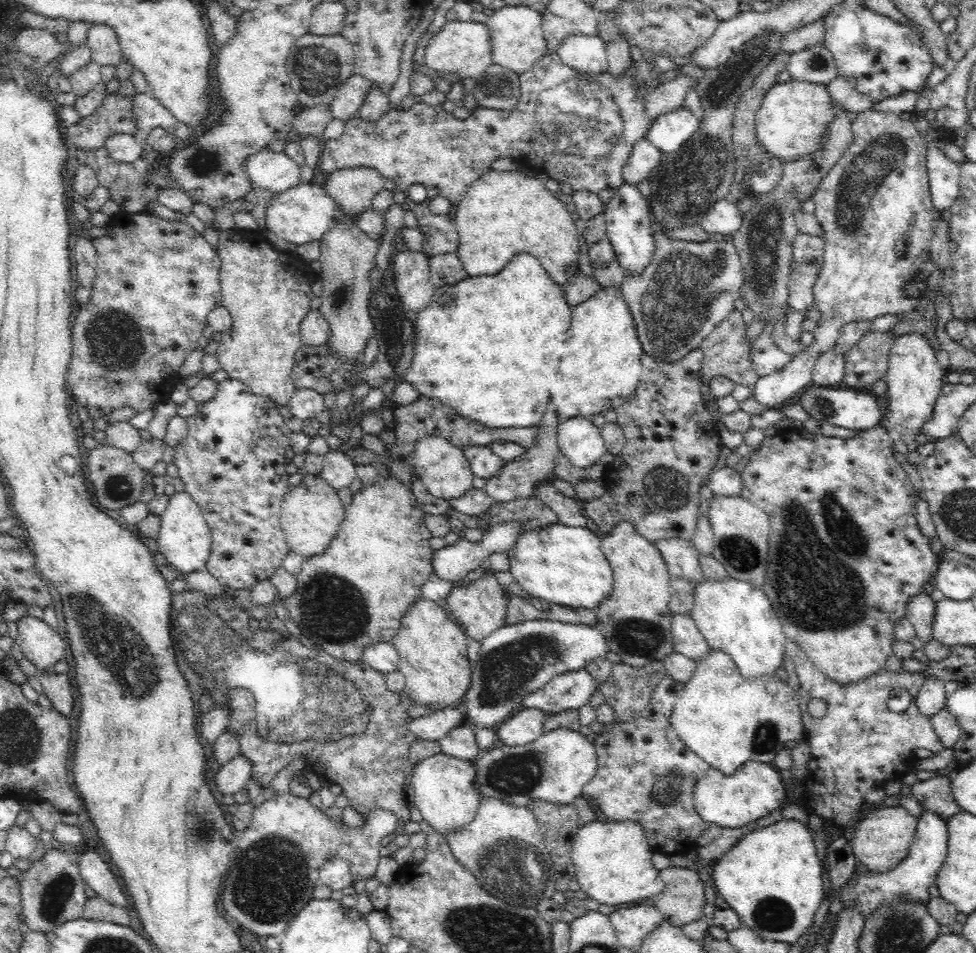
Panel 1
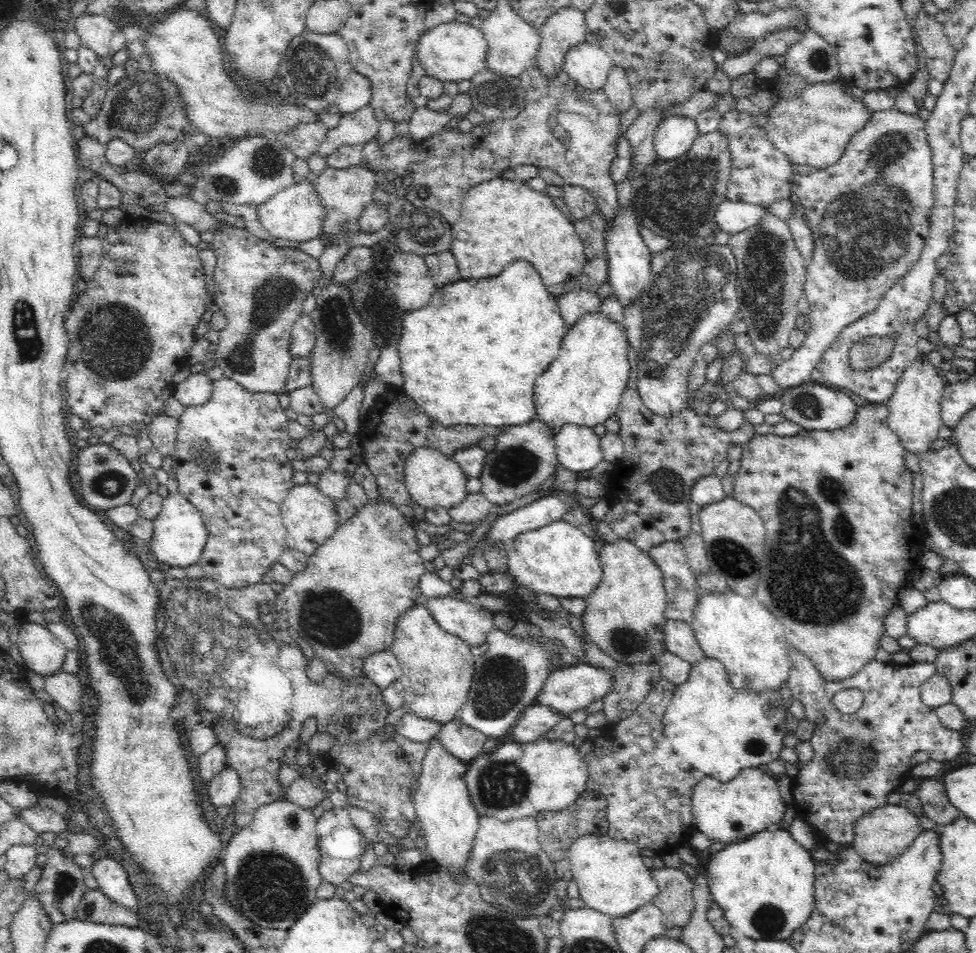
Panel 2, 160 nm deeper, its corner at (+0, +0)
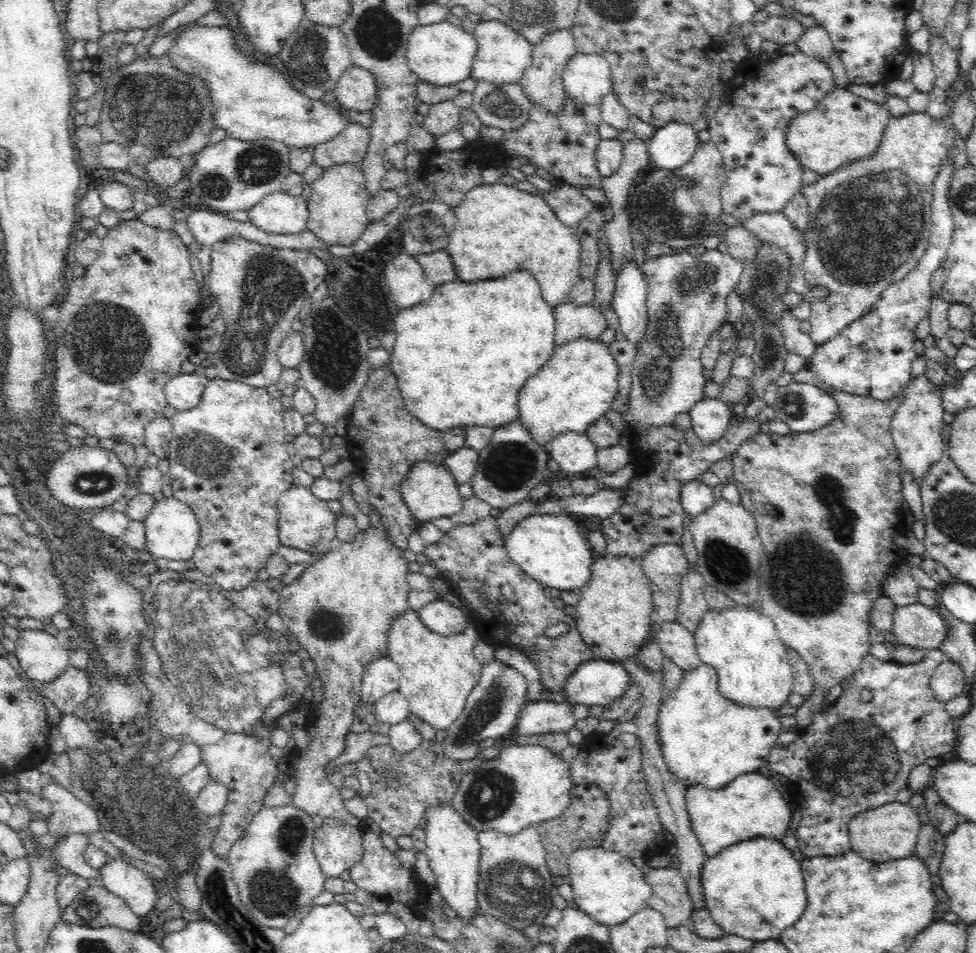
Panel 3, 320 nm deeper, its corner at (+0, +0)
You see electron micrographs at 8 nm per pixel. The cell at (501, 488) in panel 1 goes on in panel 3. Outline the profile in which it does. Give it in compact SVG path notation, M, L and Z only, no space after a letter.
M518 420L496 429L488 446L479 452L474 476L469 480L474 496L486 502L495 512L523 502L530 490L542 482L550 467L546 463L548 449L535 444L530 432Z

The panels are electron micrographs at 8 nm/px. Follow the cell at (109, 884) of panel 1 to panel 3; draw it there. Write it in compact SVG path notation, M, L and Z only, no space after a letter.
M121 858L110 860L99 872L104 887L122 898L138 917L154 909L159 897L154 879L148 873Z

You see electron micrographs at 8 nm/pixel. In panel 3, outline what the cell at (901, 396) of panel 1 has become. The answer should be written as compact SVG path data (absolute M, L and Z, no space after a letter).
M924 376L914 377L903 392L902 404L899 404L898 410L891 418L891 438L904 471L910 472L921 488L927 470L941 459L947 448L942 437L945 411L940 400L940 390Z

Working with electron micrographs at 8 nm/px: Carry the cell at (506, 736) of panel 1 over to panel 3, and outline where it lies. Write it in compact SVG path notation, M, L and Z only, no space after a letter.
M551 700L533 701L528 702L519 713L514 731L528 736L567 733L575 727L576 721L570 703L556 703Z

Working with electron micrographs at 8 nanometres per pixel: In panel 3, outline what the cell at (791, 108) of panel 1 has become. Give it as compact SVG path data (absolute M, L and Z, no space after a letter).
M847 88L830 91L816 107L795 116L785 134L787 147L802 167L818 174L836 172L843 165L866 160L877 148L887 127L890 111L885 106L858 97Z

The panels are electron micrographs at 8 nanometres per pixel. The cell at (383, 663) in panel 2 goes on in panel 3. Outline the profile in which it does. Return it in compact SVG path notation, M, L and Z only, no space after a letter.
M378 657L365 666L359 690L359 703L373 704L380 698L397 691L400 669L389 657Z

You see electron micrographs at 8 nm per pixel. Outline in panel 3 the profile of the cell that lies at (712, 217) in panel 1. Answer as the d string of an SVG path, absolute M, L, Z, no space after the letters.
M720 212L719 218L721 219L722 227L741 224L748 231L753 232L762 242L768 241L768 243L778 245L778 247L782 248L782 251L786 252L786 255L789 256L790 280L788 280L788 290L792 290L798 294L806 292L807 284L803 271L803 260L807 249L805 235L789 221L789 218L783 212L756 213L742 222L726 212Z

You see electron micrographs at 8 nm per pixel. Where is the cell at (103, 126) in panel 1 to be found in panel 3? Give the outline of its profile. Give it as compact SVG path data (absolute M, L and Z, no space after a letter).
M146 53L134 58L130 64L116 67L107 80L105 101L101 108L99 129L103 142L117 142L127 148L130 160L140 167L146 167L158 156L180 158L195 156L206 145L215 128L213 123L213 104L211 104L209 88L199 76L180 72L166 53L155 57Z

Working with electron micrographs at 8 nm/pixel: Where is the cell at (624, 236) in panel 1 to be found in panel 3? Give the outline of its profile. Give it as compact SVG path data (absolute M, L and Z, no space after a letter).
M628 261L615 278L611 307L619 320L619 332L637 348L645 339L649 324L646 300L646 280L642 269Z

